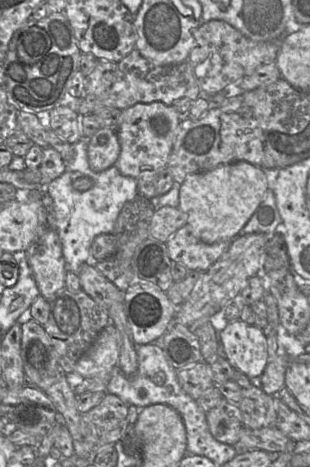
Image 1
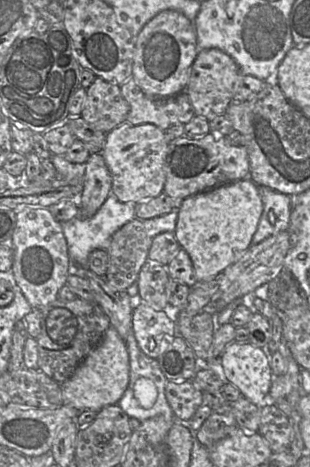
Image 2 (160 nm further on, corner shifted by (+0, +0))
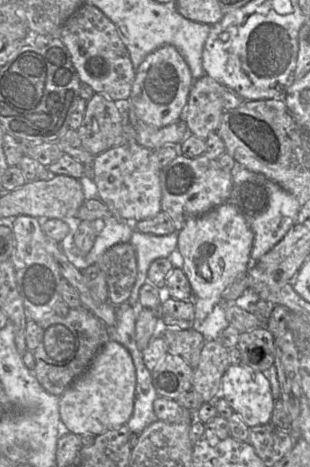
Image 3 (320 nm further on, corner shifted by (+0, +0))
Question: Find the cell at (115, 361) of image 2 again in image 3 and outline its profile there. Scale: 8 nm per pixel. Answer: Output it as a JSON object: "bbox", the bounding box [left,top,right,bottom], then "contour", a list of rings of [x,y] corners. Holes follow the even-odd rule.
{"bbox":[60,340,136,437],"contour":[[[108,340],[85,372],[60,396],[63,429],[82,437],[98,436],[127,424],[133,413],[136,368],[133,358],[120,343]]]}

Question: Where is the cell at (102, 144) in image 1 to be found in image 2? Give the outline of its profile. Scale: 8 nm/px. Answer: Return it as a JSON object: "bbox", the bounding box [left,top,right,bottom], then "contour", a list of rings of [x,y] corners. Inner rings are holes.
{"bbox":[80,153,112,218],"contour":[[[101,153],[90,154],[85,164],[80,216],[91,218],[111,193],[112,178]]]}

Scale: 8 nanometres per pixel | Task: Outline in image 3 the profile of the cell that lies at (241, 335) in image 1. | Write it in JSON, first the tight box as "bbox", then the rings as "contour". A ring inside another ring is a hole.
{"bbox":[220,364,275,428],"contour":[[[241,364],[229,365],[222,378],[220,395],[249,428],[271,421],[275,401],[264,373]]]}

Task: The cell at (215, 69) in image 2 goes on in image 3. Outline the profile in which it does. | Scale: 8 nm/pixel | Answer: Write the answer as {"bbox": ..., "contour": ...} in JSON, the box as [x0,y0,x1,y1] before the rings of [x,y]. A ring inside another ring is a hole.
{"bbox":[184,74,225,140],"contour":[[[207,74],[193,81],[184,111],[191,135],[206,140],[211,132],[217,131],[224,111],[225,89]]]}

